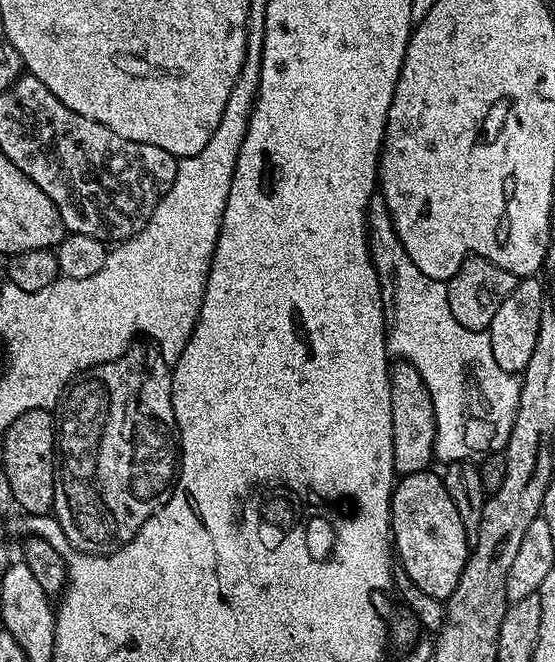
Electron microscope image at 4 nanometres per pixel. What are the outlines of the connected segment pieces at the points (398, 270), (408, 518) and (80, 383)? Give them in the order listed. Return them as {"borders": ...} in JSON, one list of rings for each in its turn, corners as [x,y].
{"borders":[[[[373,198],[368,204],[368,249],[380,287],[390,301],[391,355],[418,370],[432,399],[436,419],[435,459],[449,465],[468,462],[489,452],[503,452],[518,410],[521,377],[502,370],[494,362],[487,331],[471,332],[450,314],[447,283],[426,278],[410,262],[410,254],[406,254],[382,198]]],[[[425,470],[409,476],[400,476],[392,489],[392,543],[398,564],[406,570],[409,580],[414,582],[426,595],[440,601],[447,601],[452,595],[458,578],[468,561],[470,537],[458,518],[458,510],[444,485],[444,477],[439,471]]],[[[133,343],[118,358],[96,364],[85,372],[79,373],[76,379],[68,385],[58,405],[58,463],[54,478],[52,512],[62,526],[66,538],[77,552],[107,554],[115,552],[117,548],[123,548],[126,542],[130,542],[134,538],[134,534],[138,534],[138,530],[146,522],[146,518],[153,516],[164,505],[170,485],[178,472],[178,433],[172,405],[172,368],[164,360],[164,354],[159,347],[147,348],[146,345],[139,343]]]]}

